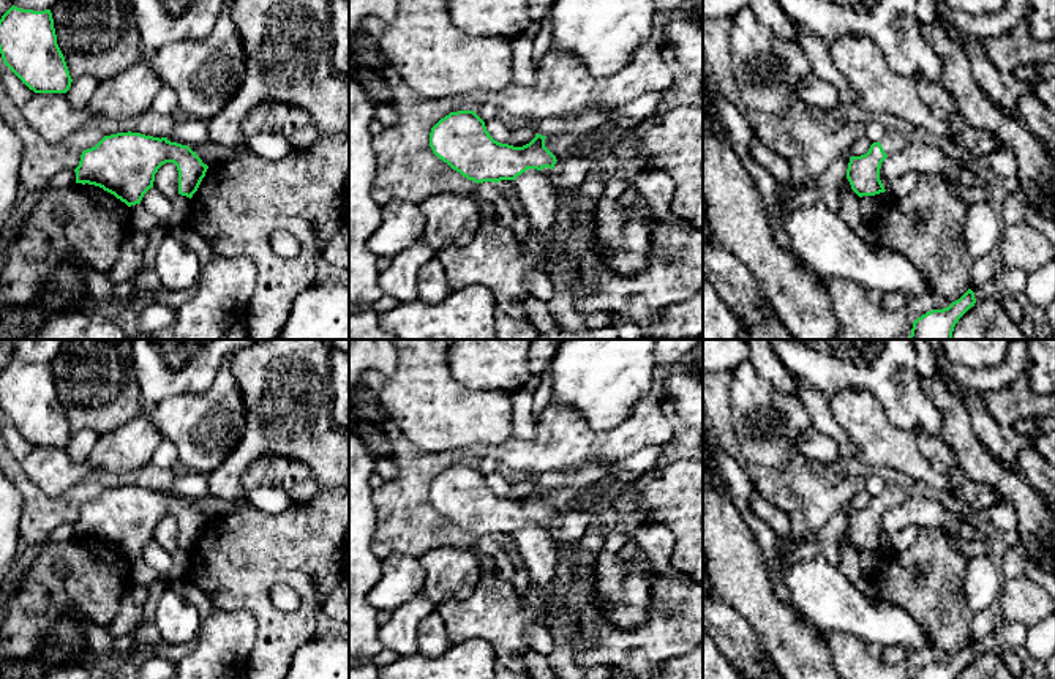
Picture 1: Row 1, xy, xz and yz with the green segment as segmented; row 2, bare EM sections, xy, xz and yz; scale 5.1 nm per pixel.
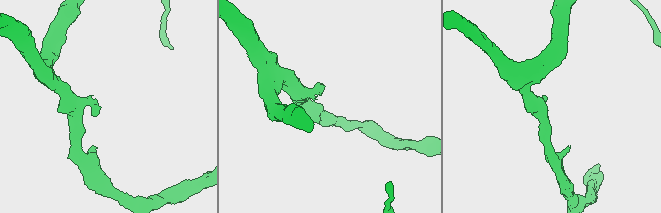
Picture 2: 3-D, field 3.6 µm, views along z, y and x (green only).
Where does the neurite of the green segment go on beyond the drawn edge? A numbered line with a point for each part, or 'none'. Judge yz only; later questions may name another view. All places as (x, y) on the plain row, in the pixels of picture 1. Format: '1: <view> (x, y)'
1: yz (893, 495)

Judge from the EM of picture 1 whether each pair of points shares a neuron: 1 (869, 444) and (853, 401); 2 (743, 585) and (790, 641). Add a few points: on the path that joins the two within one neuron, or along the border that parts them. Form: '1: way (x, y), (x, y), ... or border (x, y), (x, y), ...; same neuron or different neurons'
1: way (869, 433), (867, 423), (856, 412); same neuron
2: way (754, 599), (780, 627); same neuron

